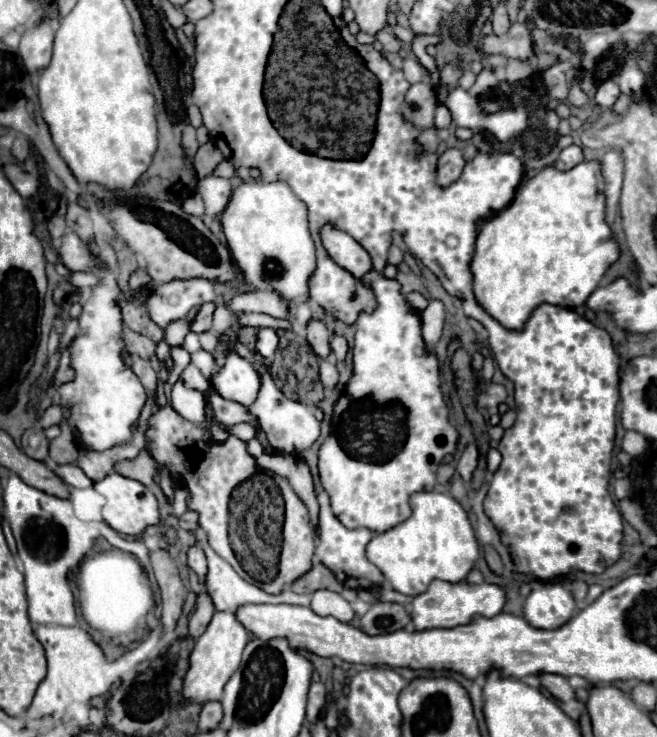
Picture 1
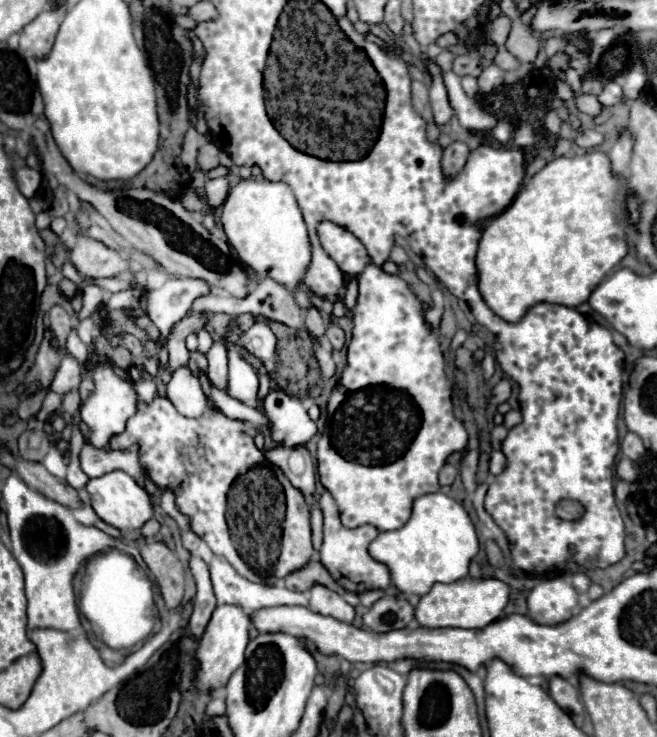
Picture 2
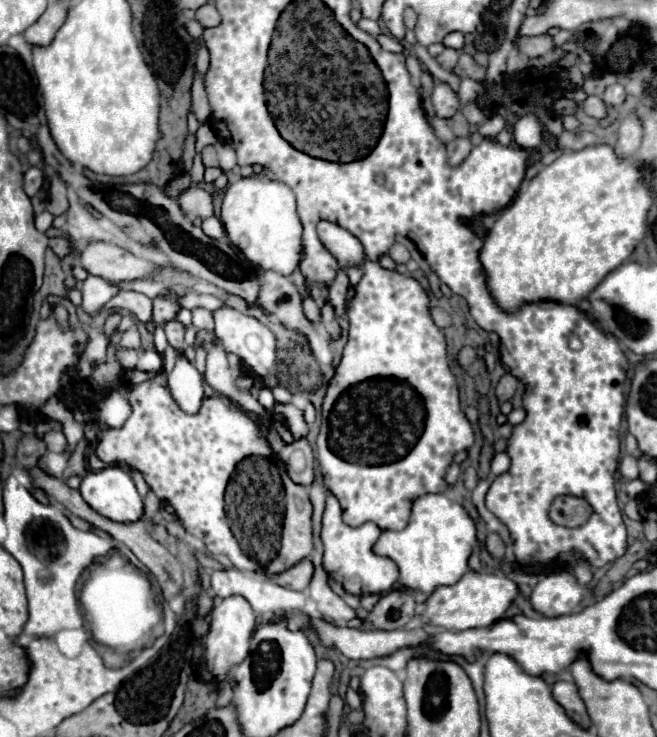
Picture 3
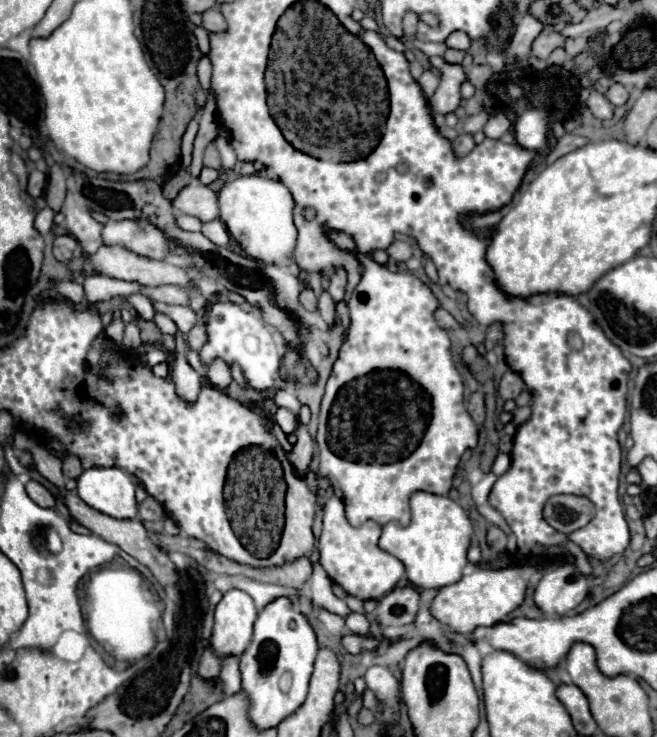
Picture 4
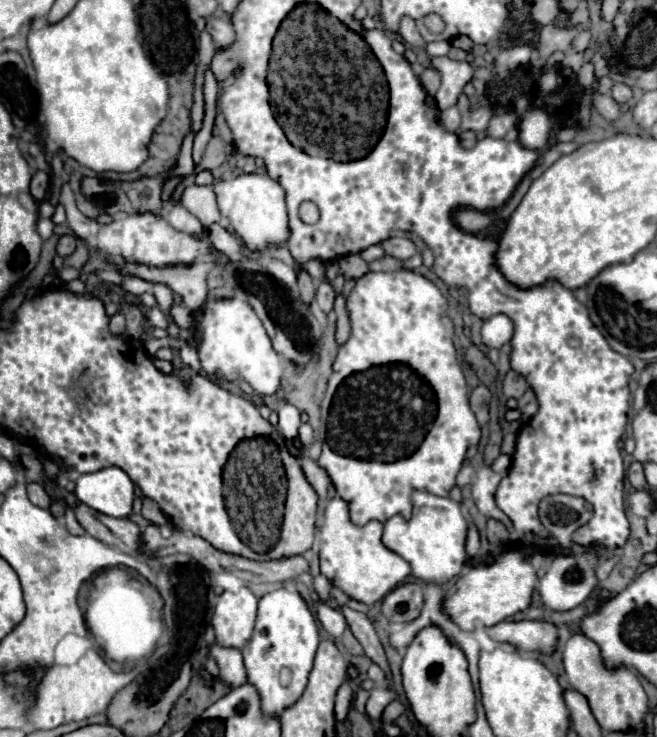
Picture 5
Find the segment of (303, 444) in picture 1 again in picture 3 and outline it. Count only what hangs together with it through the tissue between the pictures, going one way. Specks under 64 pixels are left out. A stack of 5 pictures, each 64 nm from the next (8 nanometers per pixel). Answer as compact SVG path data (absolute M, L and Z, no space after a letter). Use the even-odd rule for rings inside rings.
M276 404L276 406L274 406L274 412L284 414L286 426L288 426L288 430L294 434L294 438L302 438L302 436L308 434L308 426L306 426L306 422L304 422L302 410L296 408L294 404L286 404L286 406Z

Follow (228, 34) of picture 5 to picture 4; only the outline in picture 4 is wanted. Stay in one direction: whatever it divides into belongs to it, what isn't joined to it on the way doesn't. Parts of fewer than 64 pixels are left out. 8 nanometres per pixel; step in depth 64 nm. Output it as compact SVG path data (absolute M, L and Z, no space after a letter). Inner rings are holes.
M212 8L212 10L208 10L208 12L202 14L202 28L206 28L208 32L226 32L228 30L228 24L222 18L220 10L218 8Z

